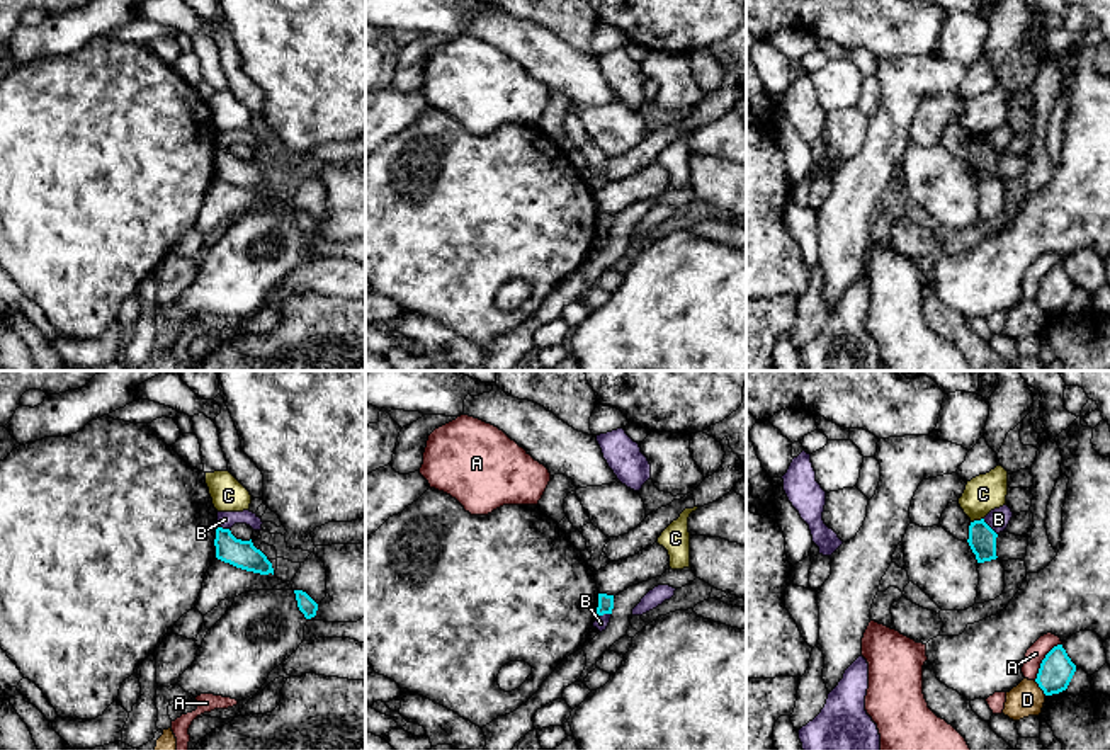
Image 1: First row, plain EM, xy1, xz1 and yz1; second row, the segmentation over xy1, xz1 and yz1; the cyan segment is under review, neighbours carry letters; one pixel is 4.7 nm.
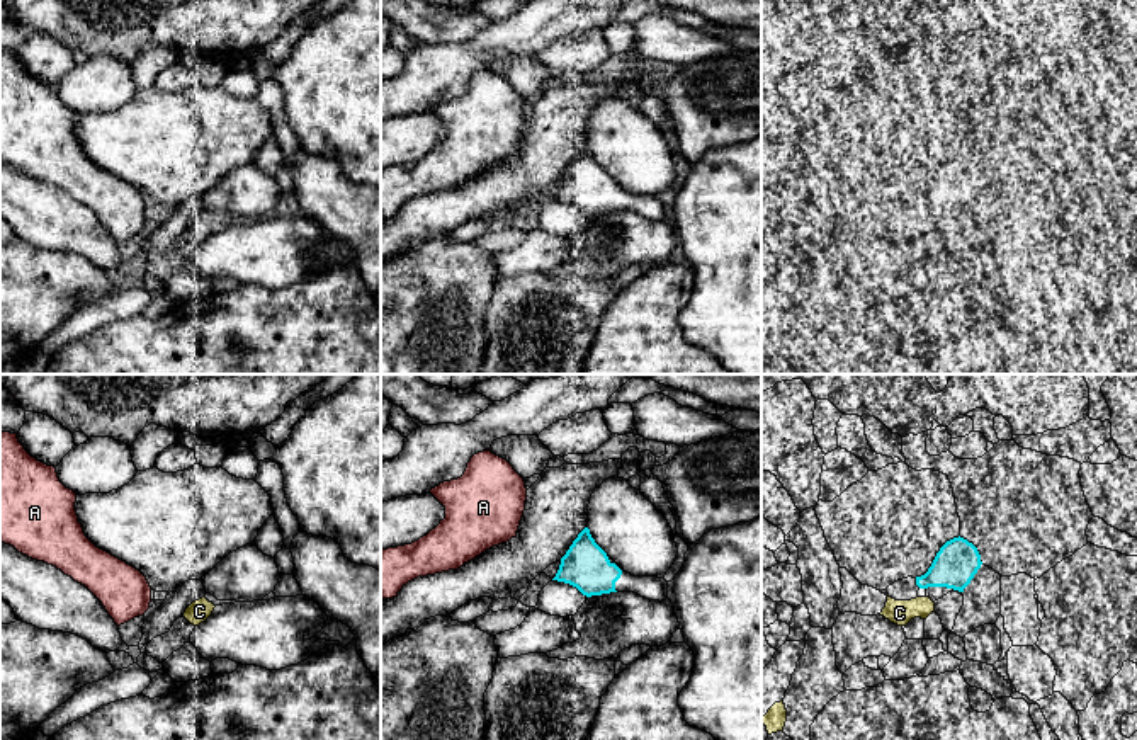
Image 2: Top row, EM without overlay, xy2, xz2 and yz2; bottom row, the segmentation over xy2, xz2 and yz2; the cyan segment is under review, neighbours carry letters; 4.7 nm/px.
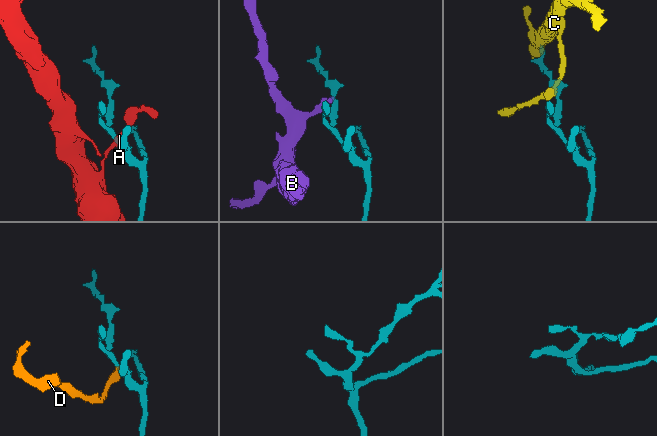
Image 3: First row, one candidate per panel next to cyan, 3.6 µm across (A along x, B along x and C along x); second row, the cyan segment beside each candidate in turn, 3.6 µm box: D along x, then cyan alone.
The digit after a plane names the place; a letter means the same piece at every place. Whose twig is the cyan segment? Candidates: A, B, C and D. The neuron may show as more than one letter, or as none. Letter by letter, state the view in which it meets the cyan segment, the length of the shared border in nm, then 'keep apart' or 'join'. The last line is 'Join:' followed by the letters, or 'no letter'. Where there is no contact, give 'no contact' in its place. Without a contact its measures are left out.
A: yz1 | 220 nm | keep apart
B: yz1 | 100 nm | keep apart
C: yz1 | 70 nm | keep apart
D: yz1 | 90 nm | keep apart
Join: no letter

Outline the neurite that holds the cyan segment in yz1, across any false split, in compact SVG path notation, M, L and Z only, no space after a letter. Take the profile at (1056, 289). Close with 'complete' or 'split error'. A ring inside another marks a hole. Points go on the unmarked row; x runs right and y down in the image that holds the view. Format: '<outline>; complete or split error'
M1057 264L1042 279L1035 301L1045 315L1059 313L1068 308L1074 291L1076 284L1062 264Z; complete

